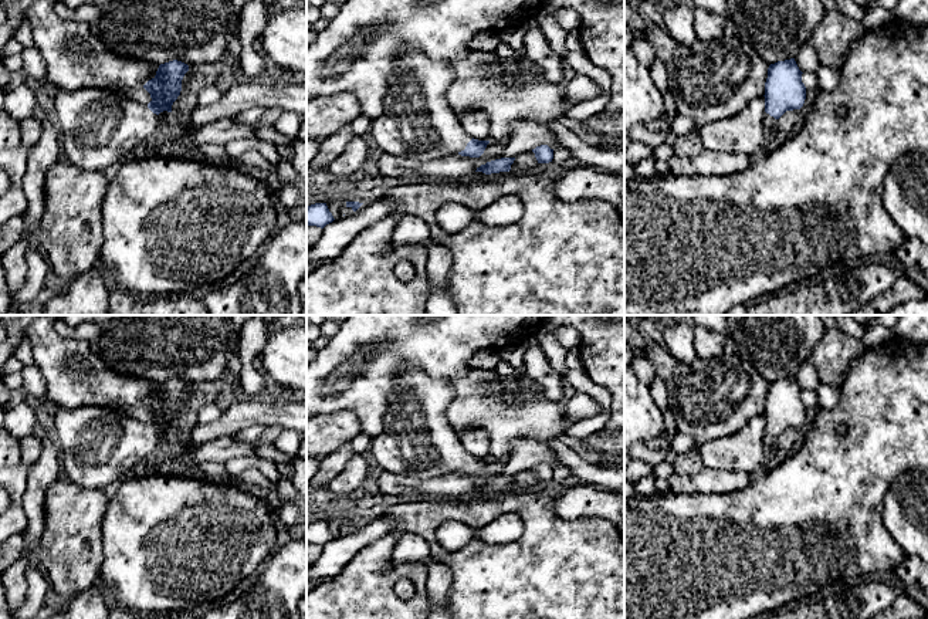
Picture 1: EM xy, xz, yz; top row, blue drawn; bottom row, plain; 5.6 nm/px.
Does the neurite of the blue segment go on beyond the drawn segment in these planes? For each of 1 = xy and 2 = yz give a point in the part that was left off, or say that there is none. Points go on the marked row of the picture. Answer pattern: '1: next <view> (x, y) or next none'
1: next xy (97, 128)
2: next yz (769, 122)

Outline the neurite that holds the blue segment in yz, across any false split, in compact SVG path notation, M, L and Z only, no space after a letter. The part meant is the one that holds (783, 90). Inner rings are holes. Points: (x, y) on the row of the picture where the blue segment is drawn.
M795 58L778 61L768 68L765 82L763 129L766 138L778 132L778 119L786 112L800 109L806 99L802 71Z

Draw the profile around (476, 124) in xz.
M470 112L460 118L467 135L478 141L490 141L490 121L482 112Z

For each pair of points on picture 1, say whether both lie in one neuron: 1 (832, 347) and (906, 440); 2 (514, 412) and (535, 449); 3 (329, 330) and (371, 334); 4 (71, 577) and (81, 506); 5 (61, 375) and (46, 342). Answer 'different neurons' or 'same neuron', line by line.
1: different neurons
2: different neurons
3: different neurons
4: same neuron
5: same neuron

